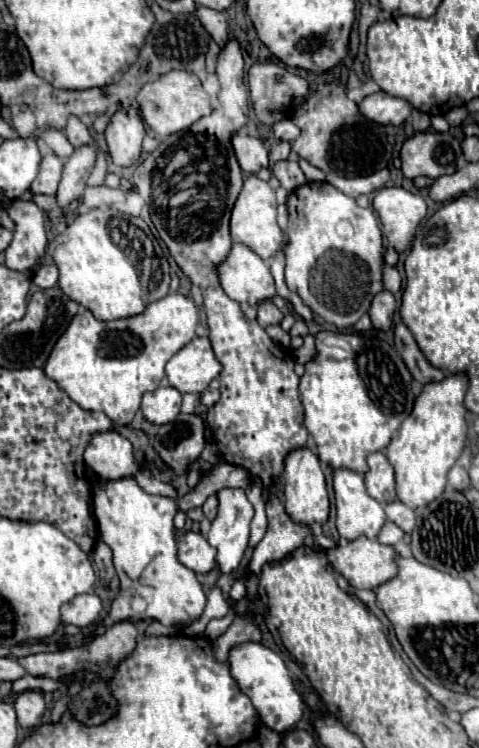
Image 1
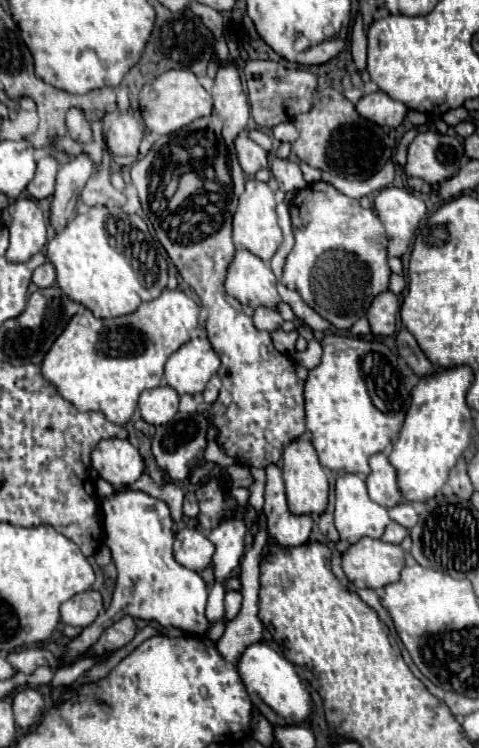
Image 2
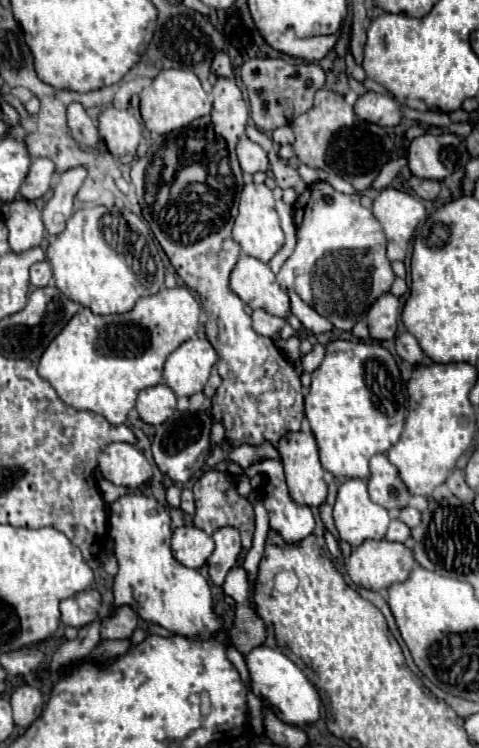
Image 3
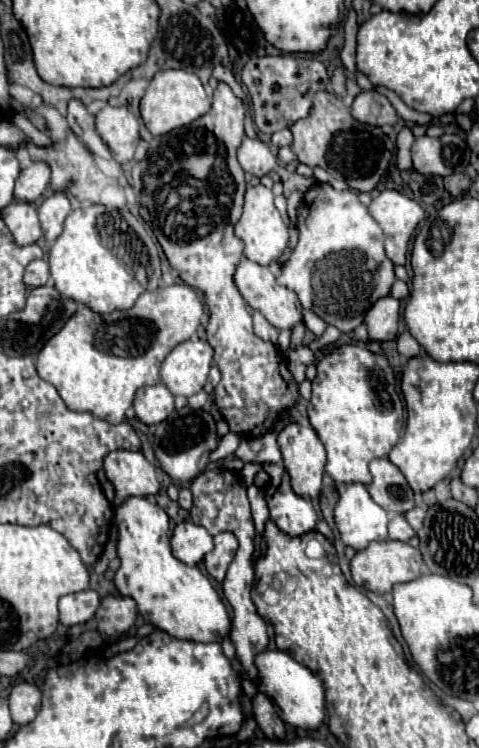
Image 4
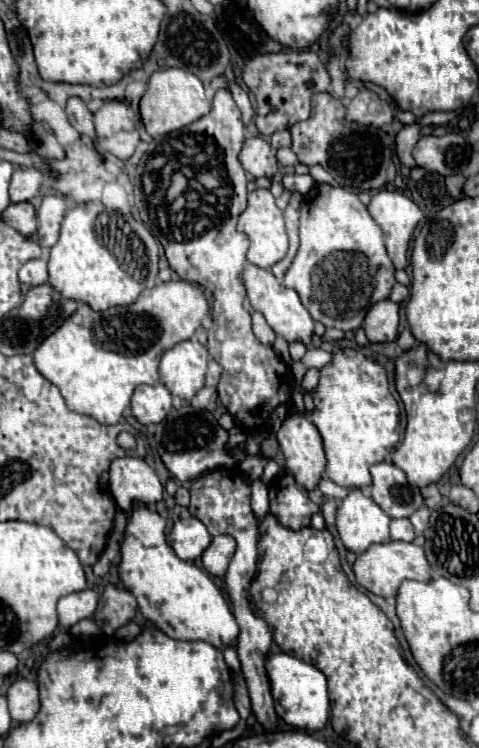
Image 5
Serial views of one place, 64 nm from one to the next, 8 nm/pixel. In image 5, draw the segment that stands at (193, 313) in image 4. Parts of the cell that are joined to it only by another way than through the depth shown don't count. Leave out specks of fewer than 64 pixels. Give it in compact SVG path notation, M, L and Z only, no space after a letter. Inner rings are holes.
M186 280L146 288L134 304L108 308L102 314L80 302L78 310L36 348L34 364L44 378L58 386L68 408L88 414L100 424L116 424L130 406L134 388L158 382L162 354L178 344L178 322L180 342L184 342L194 336L208 312L210 304L204 290Z

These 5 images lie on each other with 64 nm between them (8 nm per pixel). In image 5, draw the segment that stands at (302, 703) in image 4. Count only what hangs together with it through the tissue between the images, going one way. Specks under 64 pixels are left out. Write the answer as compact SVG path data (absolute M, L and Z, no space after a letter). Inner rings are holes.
M272 654L268 656L268 676L272 680L272 696L276 706L280 708L280 718L300 730L318 732L326 726L330 714L330 698L326 688L326 676L314 666L304 660L298 660L290 654Z

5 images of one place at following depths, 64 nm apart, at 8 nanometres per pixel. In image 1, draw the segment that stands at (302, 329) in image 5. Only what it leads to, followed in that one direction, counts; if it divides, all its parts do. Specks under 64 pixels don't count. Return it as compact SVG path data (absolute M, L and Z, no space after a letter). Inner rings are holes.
M234 244L228 260L220 264L218 272L220 282L224 284L224 292L240 304L256 306L258 302L276 296L276 286L268 262L242 244Z

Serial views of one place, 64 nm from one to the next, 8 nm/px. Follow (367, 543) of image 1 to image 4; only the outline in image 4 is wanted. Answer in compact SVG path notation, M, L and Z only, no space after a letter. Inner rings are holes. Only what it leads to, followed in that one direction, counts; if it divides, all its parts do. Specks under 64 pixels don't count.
M396 540L372 542L372 544L368 544L366 550L356 552L356 556L350 562L354 584L360 588L366 588L370 592L378 592L378 594L390 592L394 588L394 584L410 582L410 580L418 578L422 574L422 568L424 568L424 560L422 560L420 550L412 548L406 542L396 542Z

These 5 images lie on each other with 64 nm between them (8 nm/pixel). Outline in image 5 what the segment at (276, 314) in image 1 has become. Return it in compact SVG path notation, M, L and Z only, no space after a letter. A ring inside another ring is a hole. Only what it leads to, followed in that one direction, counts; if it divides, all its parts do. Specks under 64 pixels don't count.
M252 312L252 324L254 324L254 336L262 342L262 344L268 344L272 346L274 340L276 340L276 334L272 332L272 328L266 324L264 316L260 312Z

